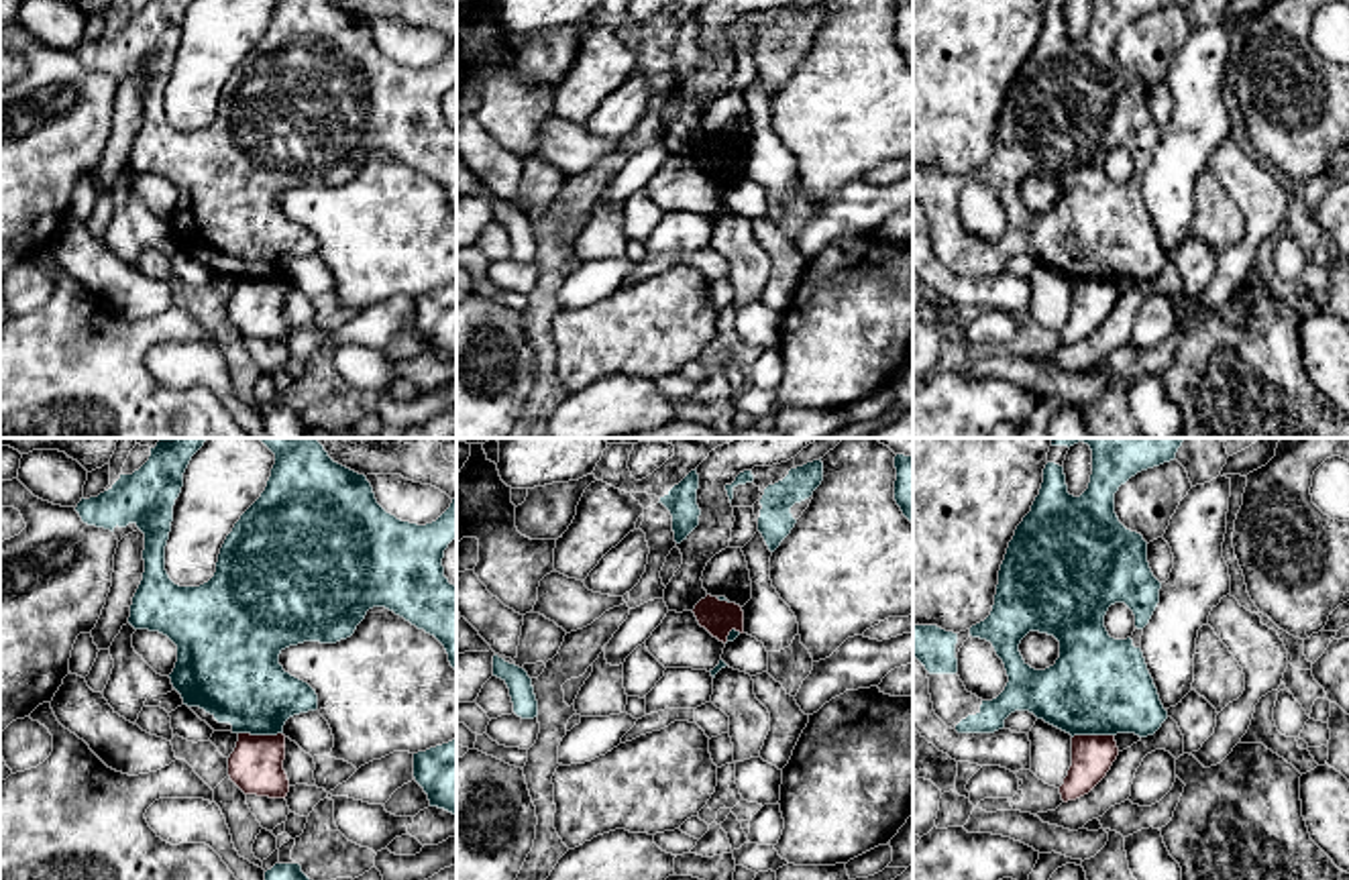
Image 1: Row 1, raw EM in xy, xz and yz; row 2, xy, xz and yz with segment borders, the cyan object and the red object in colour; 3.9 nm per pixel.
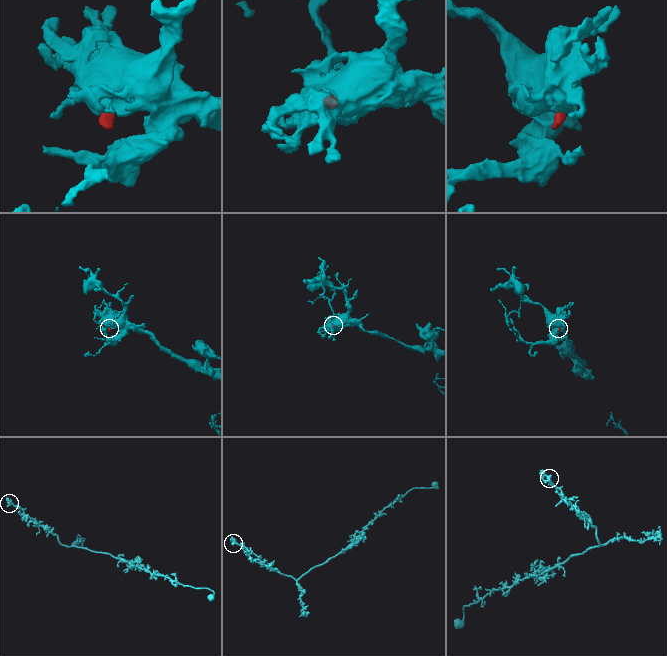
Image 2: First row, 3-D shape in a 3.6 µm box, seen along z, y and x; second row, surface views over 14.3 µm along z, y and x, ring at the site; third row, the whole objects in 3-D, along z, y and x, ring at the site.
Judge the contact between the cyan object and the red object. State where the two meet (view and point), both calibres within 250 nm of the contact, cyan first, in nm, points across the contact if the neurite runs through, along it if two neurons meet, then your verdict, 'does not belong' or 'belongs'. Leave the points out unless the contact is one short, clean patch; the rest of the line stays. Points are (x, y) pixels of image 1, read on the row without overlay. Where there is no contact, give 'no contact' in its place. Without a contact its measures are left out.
meets cyan in xy at (261, 278); 360 nm thick on the cyan side, 220 nm on the other; border along xy (239, 276), (282, 278); does not belong

